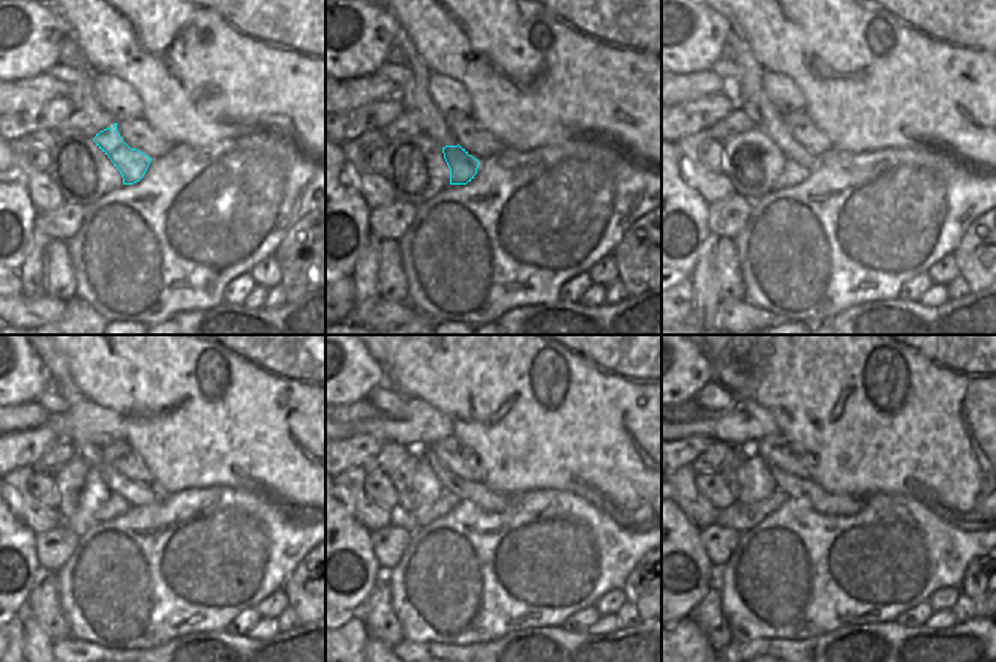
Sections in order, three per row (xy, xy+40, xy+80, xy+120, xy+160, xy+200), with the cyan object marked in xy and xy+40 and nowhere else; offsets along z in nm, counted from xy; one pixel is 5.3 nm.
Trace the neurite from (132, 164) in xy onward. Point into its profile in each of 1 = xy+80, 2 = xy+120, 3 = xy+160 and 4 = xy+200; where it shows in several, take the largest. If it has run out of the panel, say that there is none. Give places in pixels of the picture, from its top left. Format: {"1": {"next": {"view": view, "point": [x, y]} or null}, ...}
{"1": {"next": {"view": "xy+80", "point": [792, 173]}}, "2": {"next": {"view": "xy+120", "point": [116, 506]}}, "3": {"next": {"view": "xy+160", "point": [450, 502]}}, "4": {"next": {"view": "xy+200", "point": [785, 496]}}}

